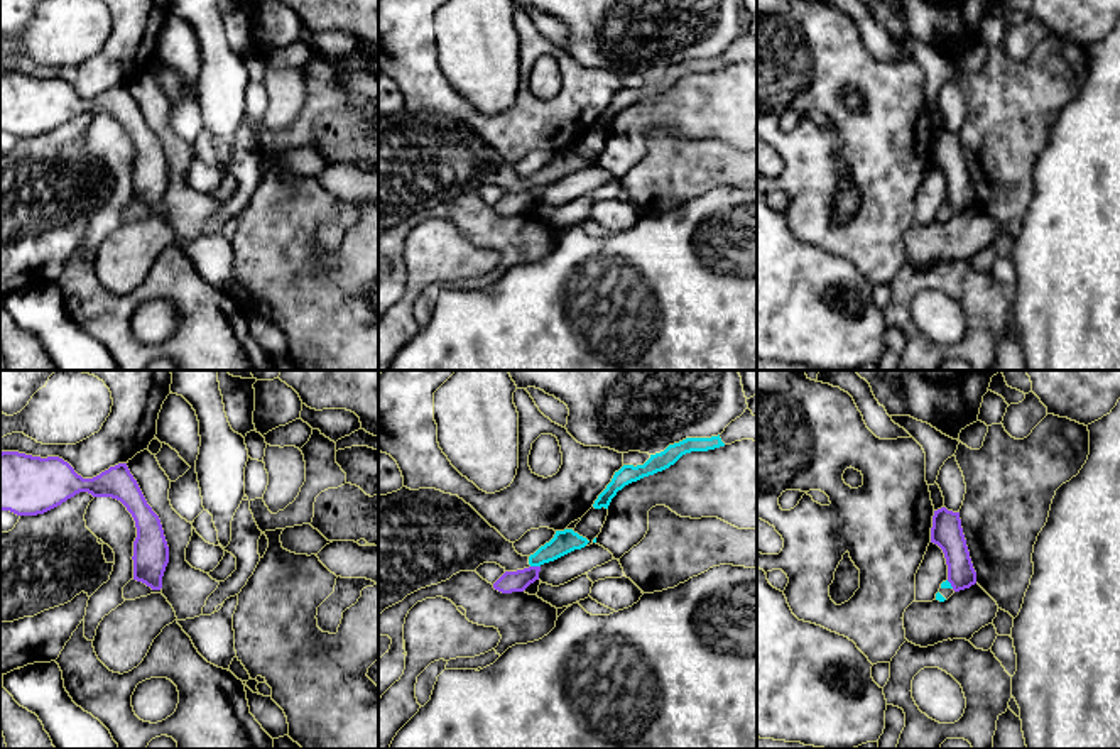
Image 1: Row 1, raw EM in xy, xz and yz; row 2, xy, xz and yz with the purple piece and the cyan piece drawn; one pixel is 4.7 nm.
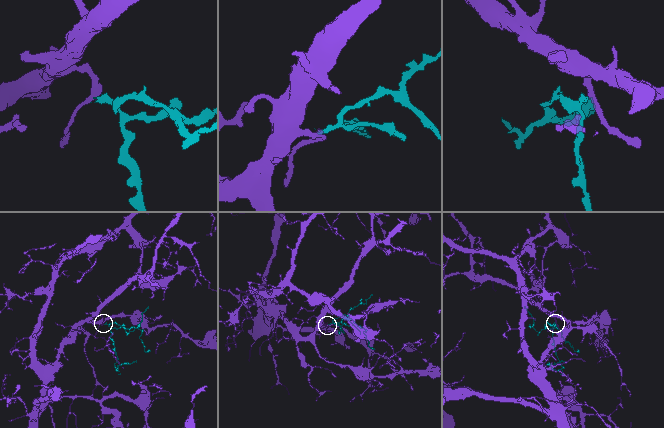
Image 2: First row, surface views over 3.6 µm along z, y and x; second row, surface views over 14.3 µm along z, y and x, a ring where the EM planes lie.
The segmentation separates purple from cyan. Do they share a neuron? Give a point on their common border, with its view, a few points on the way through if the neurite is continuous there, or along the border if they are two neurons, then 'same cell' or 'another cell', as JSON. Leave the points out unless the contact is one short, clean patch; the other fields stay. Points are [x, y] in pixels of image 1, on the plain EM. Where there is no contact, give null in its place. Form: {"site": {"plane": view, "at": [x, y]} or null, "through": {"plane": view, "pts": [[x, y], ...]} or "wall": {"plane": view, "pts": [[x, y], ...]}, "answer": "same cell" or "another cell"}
{"site": {"plane": "xz", "at": [536, 188]}, "wall": {"plane": "xz", "pts": [[531, 186], [539, 188]]}, "answer": "another cell"}

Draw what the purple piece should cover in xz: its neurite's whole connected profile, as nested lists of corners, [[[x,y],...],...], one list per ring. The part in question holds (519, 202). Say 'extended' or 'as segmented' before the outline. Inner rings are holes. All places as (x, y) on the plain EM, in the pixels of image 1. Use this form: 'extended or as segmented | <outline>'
as segmented | [[[529,188],[517,193],[505,193],[495,205],[493,210],[502,215],[524,213],[530,205],[539,201],[541,188]]]

